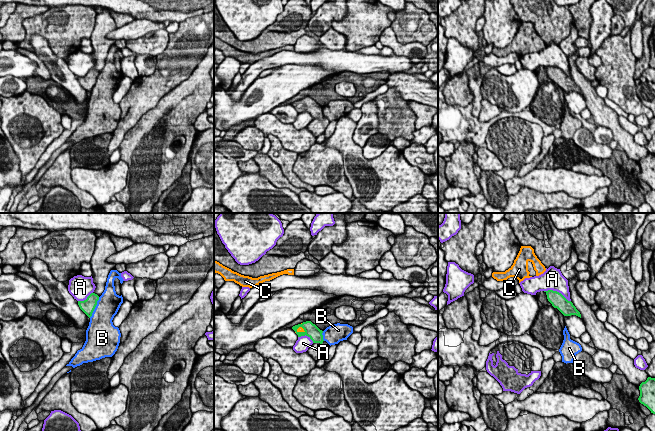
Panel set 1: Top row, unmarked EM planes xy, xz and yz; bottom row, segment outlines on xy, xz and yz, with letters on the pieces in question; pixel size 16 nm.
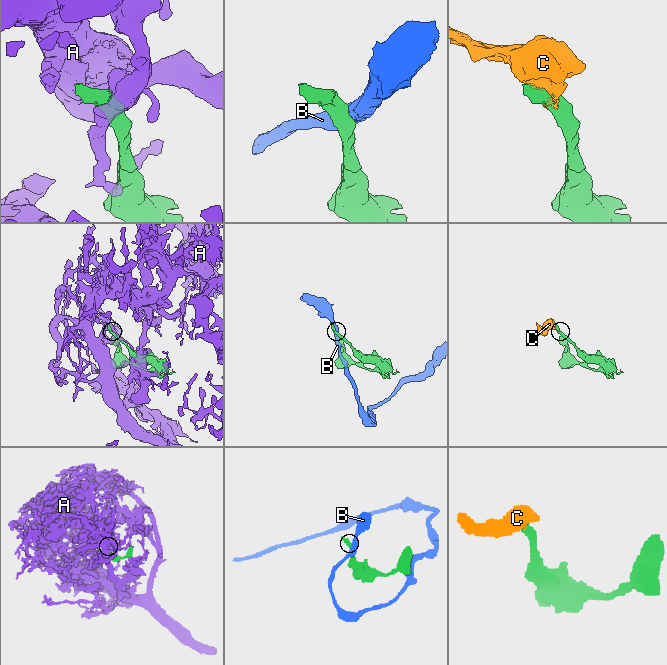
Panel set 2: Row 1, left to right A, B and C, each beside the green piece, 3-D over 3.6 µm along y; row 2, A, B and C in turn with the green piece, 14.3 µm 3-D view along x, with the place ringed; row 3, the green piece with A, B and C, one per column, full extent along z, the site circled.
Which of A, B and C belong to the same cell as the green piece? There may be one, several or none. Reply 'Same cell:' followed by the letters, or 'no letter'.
Same cell: C

